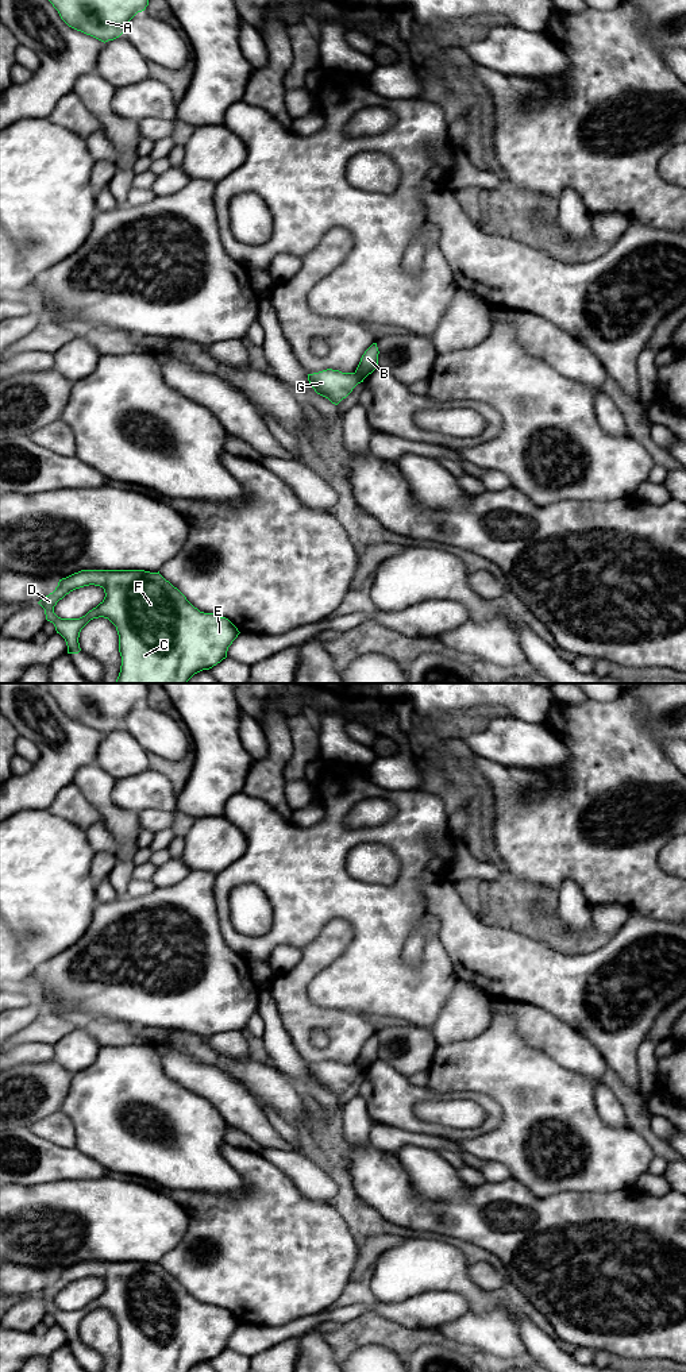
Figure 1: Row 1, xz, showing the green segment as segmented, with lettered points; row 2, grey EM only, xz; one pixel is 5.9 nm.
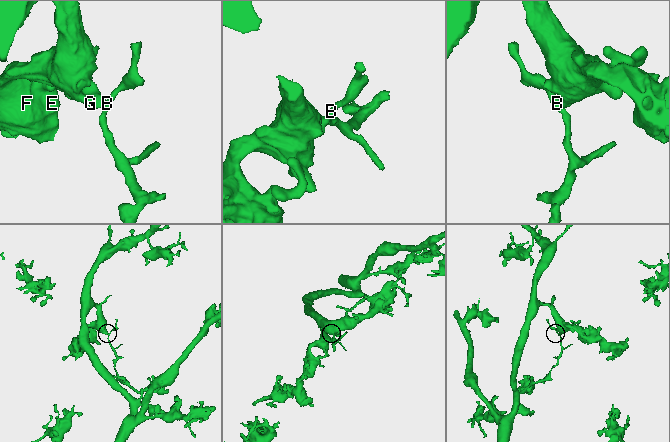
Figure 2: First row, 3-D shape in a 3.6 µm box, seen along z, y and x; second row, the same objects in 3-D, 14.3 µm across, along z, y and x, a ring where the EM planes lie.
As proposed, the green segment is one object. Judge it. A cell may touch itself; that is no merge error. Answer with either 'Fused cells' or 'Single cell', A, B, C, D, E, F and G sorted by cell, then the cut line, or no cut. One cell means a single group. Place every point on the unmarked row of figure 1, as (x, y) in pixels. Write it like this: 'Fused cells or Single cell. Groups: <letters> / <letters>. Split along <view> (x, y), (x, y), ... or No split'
Fused cells. Groups: A C D E F G / B. Split along xz (355, 1063), (362, 1071)

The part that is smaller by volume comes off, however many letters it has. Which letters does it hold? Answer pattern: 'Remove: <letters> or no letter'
Remove: B

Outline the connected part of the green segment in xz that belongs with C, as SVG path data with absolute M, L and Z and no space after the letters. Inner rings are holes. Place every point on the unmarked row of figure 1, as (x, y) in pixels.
M81 1261L59 1271L53 1284L38 1294L68 1337L68 1345L81 1342L78 1329L81 1321L93 1310L108 1310L119 1326L122 1348L116 1372L189 1372L194 1365L209 1361L227 1349L228 1338L240 1325L226 1309L204 1304L194 1299L186 1288L166 1272L159 1263L144 1261ZM84 1277L104 1280L104 1291L80 1310L61 1310L54 1298L70 1283Z

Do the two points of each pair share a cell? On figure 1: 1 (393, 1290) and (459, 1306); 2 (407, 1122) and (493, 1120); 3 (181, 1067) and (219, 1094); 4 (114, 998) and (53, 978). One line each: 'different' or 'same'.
1: different
2: same
3: same
4: same

